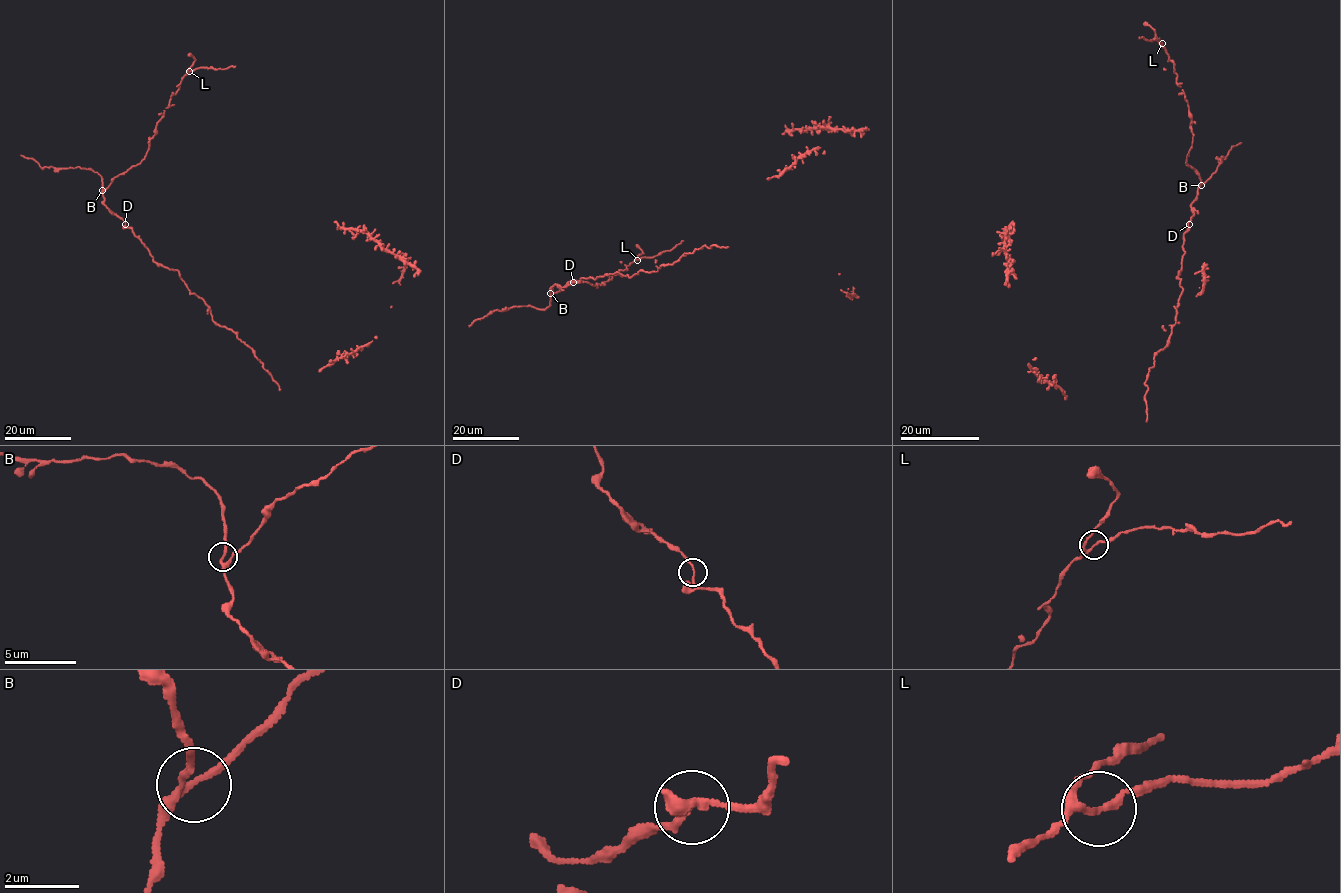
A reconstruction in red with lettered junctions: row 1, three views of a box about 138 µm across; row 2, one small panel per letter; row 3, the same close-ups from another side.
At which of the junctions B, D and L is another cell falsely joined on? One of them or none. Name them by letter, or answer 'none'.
none

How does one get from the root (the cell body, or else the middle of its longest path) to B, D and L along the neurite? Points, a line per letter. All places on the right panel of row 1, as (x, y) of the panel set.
B: (1167, 345), (1183, 291), (1177, 277), (1185, 253), (1184, 234), (1194, 213), (1190, 204), (1201, 185)
D: (1167, 345), (1176, 323), (1175, 307), (1183, 291), (1181, 279), (1177, 277), (1182, 268), (1184, 234), (1189, 224)
L: (1167, 345), (1200, 178), (1187, 164), (1192, 142), (1188, 101), (1162, 43)

